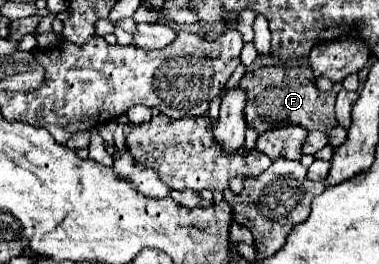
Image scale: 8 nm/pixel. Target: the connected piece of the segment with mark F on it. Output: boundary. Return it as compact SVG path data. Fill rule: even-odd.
M305 65L261 67L255 71L247 71L239 87L247 91L247 107L245 107L247 123L255 125L259 133L285 123L297 123L309 131L313 129L329 131L337 125L337 119L335 119L337 93L333 89L319 91L313 83L313 75L305 71Z

